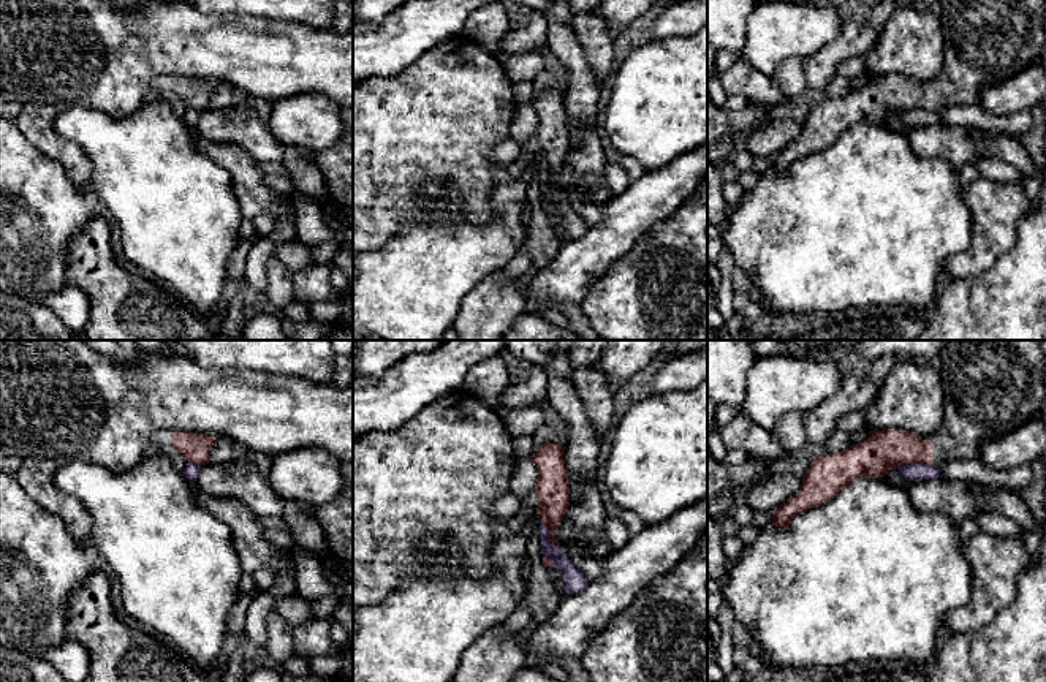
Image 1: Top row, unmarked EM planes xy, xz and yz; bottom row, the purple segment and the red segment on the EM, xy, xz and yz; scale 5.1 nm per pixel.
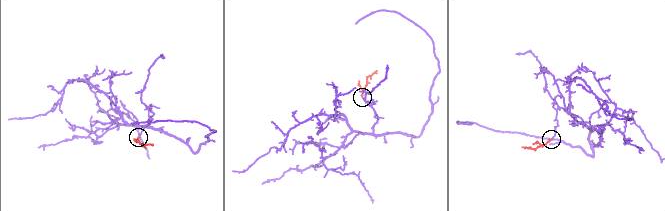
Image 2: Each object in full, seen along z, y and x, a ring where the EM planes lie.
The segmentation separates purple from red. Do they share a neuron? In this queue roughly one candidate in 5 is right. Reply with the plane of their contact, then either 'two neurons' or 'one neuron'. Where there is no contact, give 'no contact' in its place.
contact in yz; two neurons

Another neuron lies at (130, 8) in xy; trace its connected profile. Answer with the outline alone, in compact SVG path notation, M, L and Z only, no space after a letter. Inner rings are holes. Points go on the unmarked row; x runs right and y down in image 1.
M104 0L116 8L120 16L138 17L144 13L144 0Z

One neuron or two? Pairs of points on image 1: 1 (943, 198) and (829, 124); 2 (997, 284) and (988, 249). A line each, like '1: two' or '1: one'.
1: two
2: two

